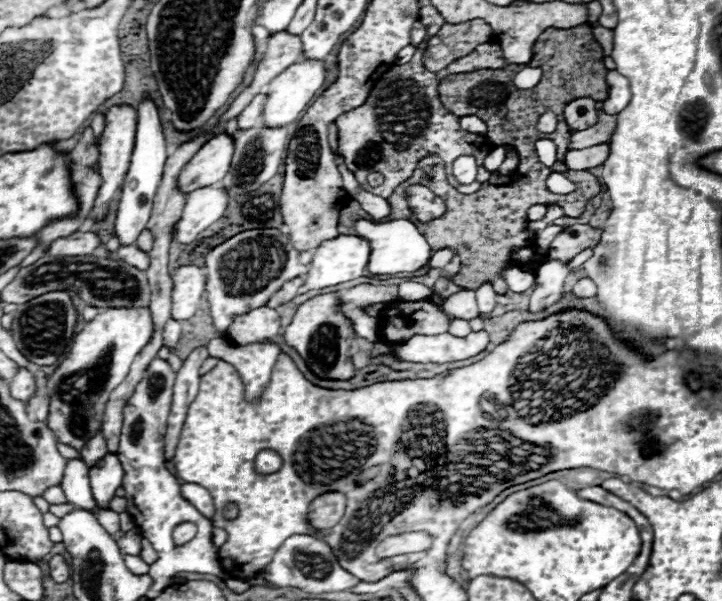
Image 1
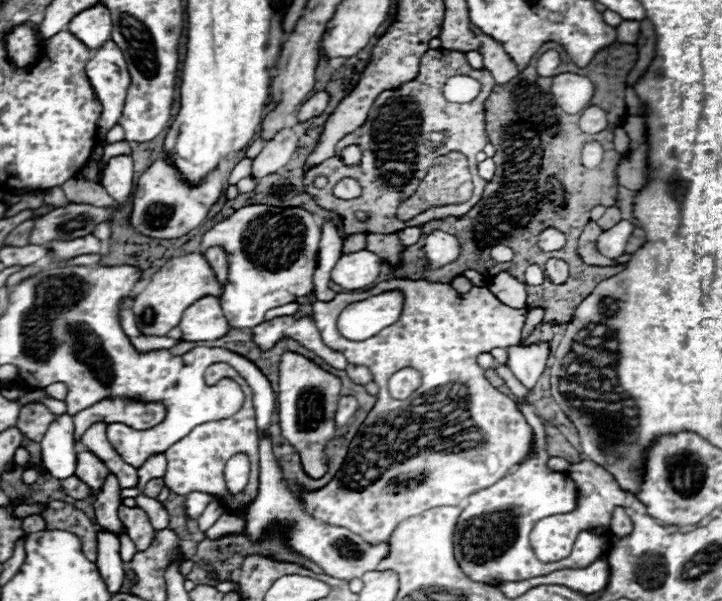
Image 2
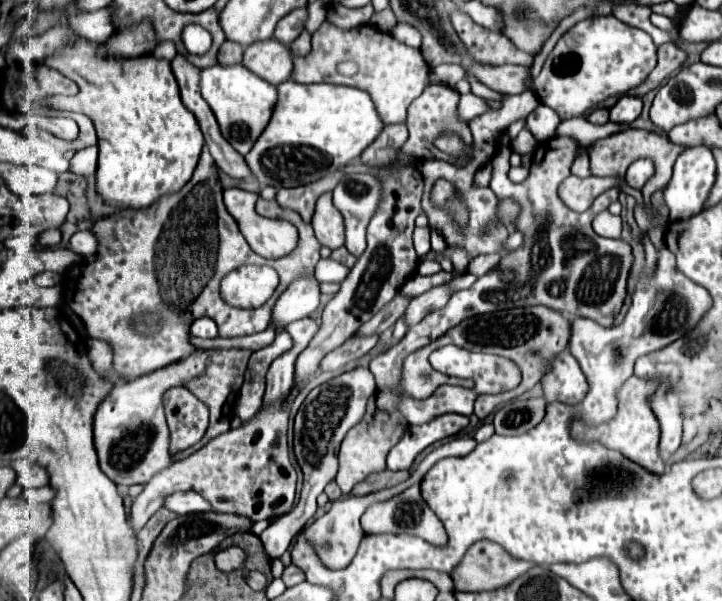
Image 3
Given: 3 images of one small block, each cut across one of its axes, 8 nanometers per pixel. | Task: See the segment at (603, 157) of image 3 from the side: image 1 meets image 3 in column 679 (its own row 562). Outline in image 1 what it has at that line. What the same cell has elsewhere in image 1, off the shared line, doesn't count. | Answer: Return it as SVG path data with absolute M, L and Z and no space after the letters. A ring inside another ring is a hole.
M144 538L142 540L142 550L140 550L140 558L150 566L152 562L156 562L156 558L158 558L158 554L156 554L156 550L152 548L152 544Z

